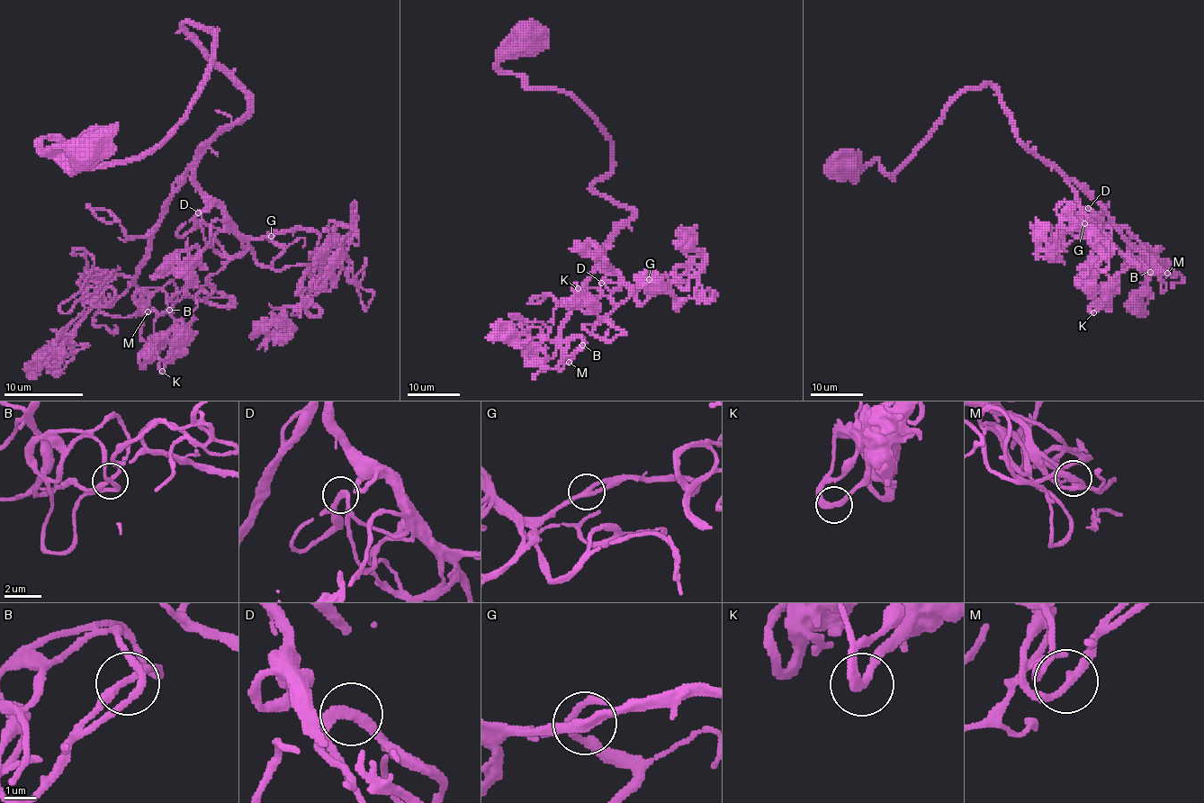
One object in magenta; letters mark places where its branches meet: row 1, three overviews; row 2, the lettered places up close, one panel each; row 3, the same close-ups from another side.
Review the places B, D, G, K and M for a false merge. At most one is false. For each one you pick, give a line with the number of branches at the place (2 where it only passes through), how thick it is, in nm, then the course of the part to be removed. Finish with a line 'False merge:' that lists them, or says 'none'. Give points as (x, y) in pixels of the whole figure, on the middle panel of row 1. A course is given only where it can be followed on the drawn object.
False merge: none

